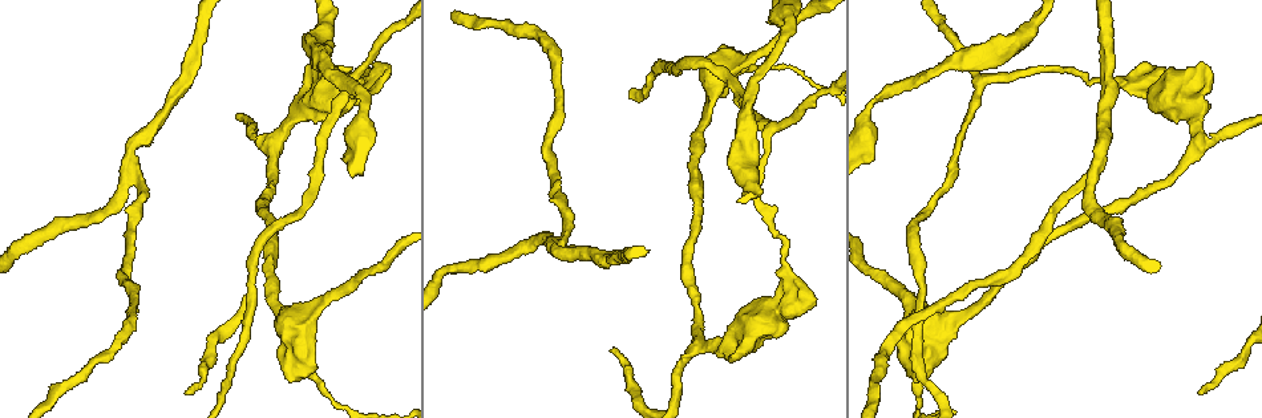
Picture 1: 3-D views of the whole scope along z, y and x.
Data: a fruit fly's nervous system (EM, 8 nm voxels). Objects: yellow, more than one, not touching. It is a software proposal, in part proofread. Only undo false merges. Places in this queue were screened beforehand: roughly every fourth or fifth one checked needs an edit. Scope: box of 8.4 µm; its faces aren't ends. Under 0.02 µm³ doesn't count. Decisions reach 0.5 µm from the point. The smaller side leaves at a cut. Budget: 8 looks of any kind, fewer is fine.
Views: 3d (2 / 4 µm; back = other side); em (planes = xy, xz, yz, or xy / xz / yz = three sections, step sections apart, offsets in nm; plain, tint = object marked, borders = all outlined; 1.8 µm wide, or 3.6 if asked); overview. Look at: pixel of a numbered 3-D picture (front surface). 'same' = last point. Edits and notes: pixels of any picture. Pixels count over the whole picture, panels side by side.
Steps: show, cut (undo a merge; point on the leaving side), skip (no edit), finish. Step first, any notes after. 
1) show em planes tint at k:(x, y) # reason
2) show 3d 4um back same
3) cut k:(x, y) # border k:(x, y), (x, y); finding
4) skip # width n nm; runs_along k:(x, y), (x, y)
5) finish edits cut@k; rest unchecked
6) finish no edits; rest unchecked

show 3d 2um at 1:(325, 66) # calibre changes

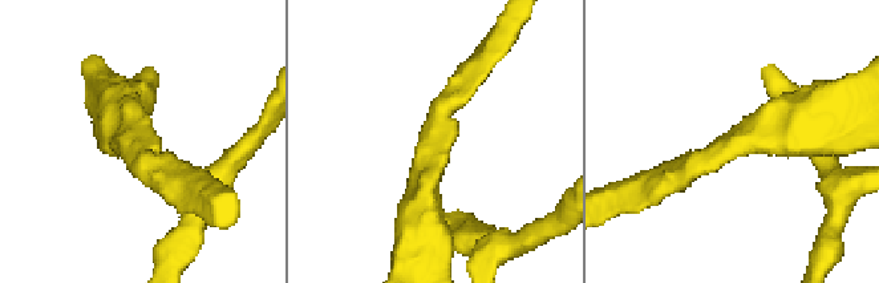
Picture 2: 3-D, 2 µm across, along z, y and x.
show em xy step 4 tint at 2:(134, 133) # need the tissue

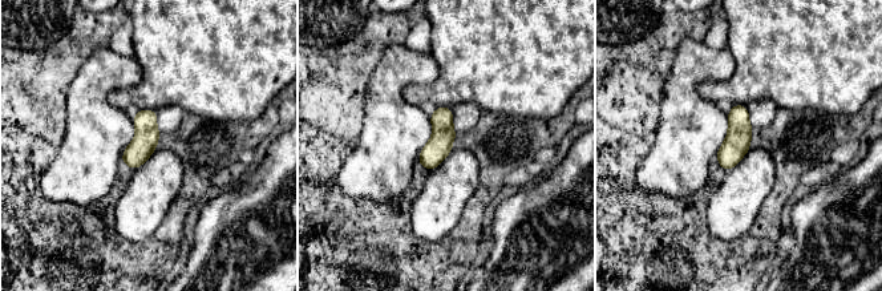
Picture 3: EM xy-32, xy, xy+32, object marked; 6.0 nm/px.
show em planes tint same # cut it another way

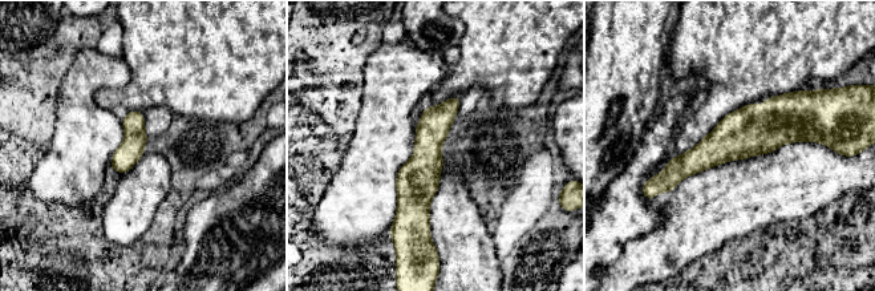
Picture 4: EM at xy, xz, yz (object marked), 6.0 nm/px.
skip # width 150 nm; runs_along 4:(811, 134), (746, 132), (660, 180); all the same neuron

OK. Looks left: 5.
show 3d 2um at 1:(872, 105) # calibre changes

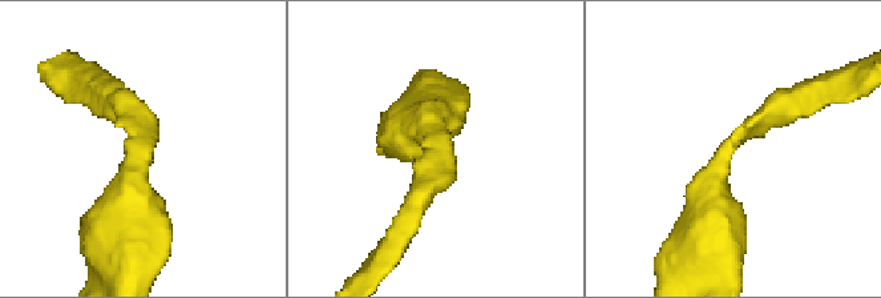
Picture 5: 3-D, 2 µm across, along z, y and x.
show em planes tint at 5:(437, 146) # arm_widths 170, 360 nm

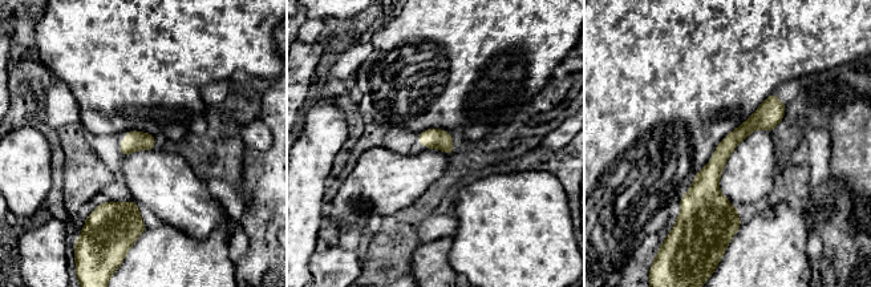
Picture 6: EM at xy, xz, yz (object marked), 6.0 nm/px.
skip # one neuron here

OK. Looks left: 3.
show em planes tint at 1:(1154, 81) # abrupt turn

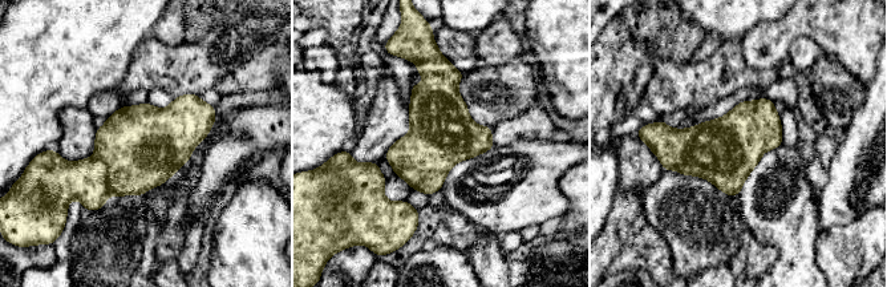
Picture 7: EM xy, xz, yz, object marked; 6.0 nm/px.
cut 7:(141, 150) # border 7:(94, 156), (105, 164), (109, 191); two neurons meet here

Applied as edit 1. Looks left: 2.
finish edits cut@7; rest unchecked

